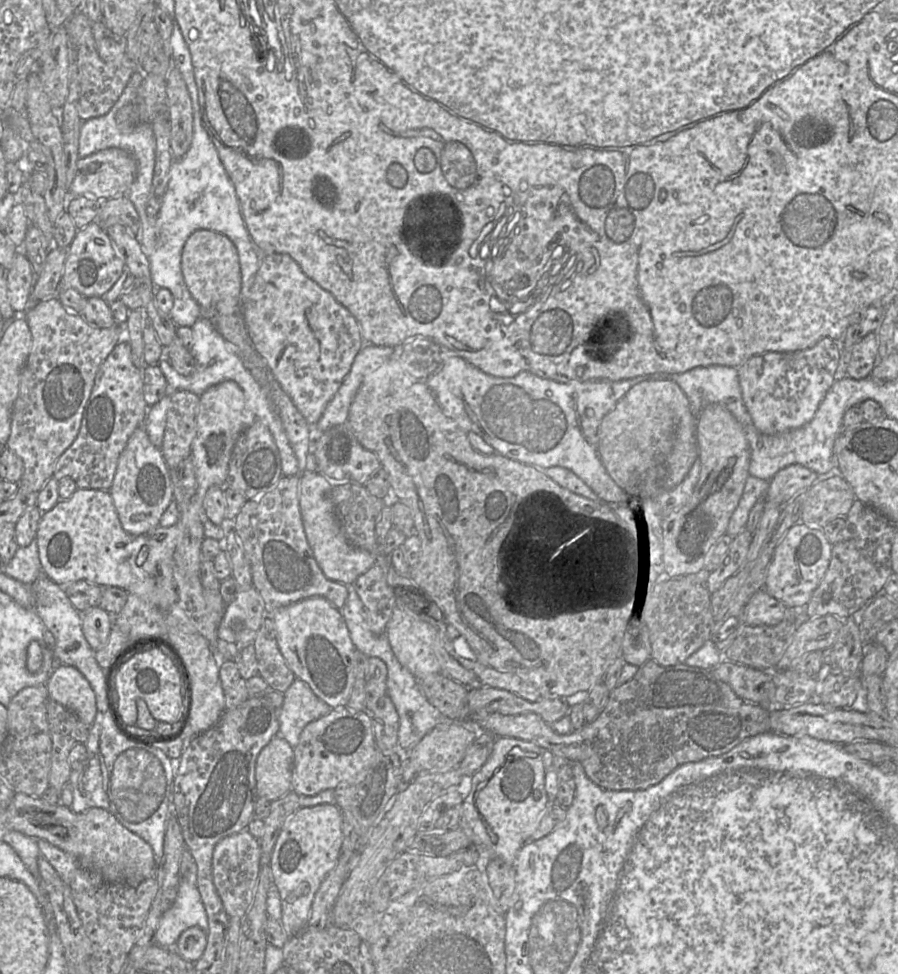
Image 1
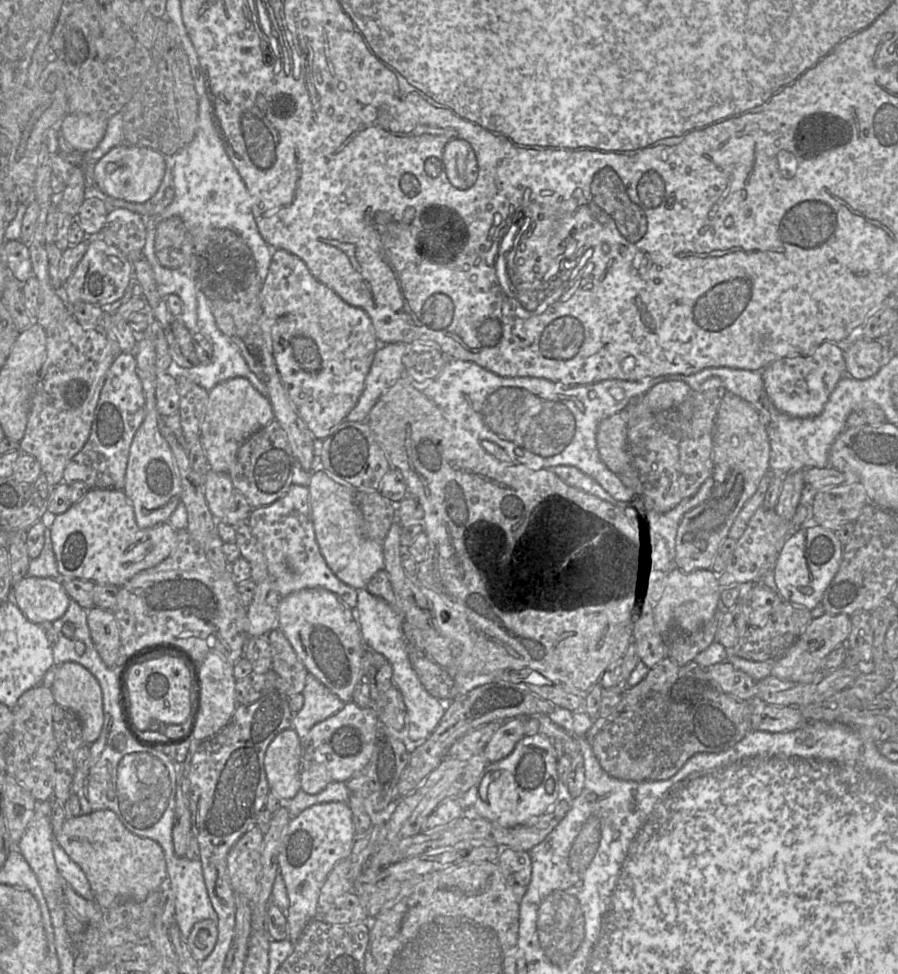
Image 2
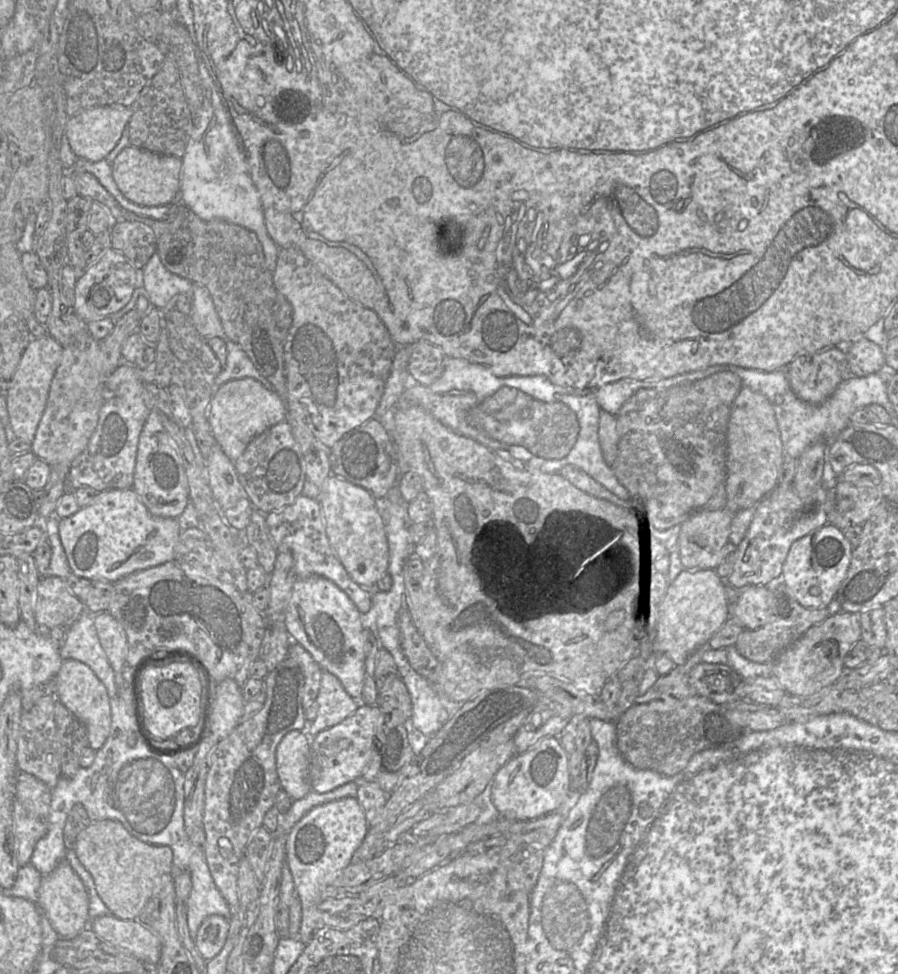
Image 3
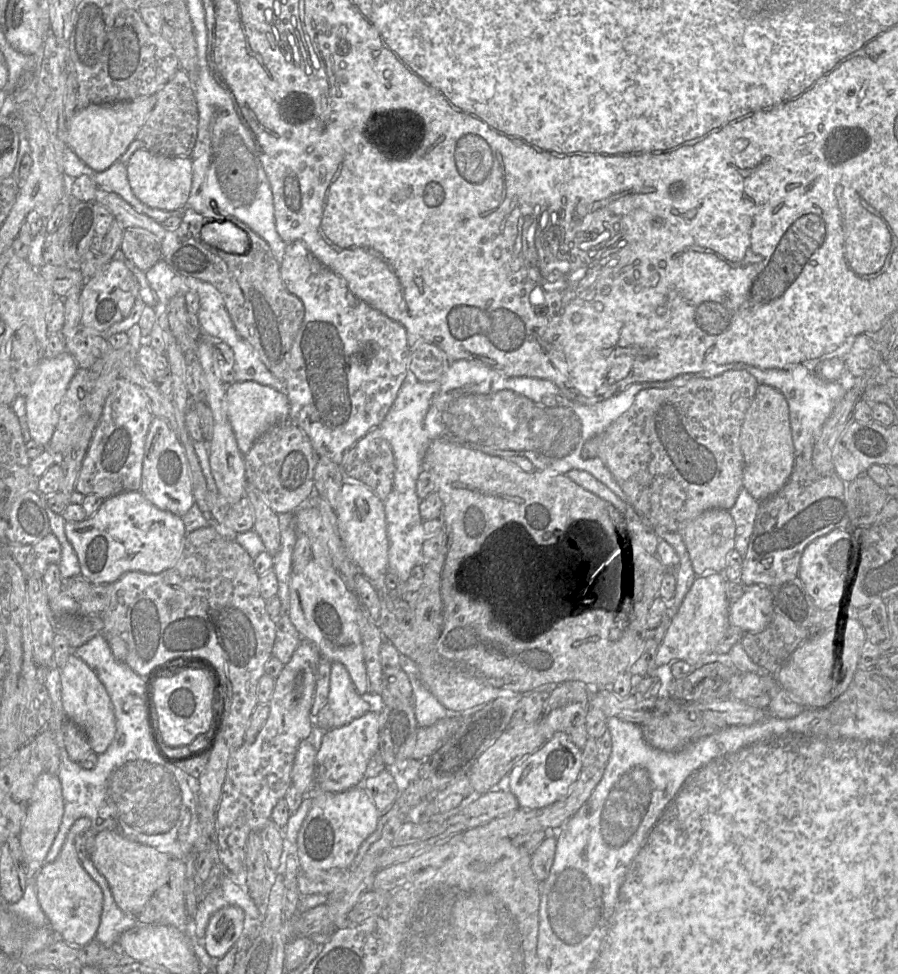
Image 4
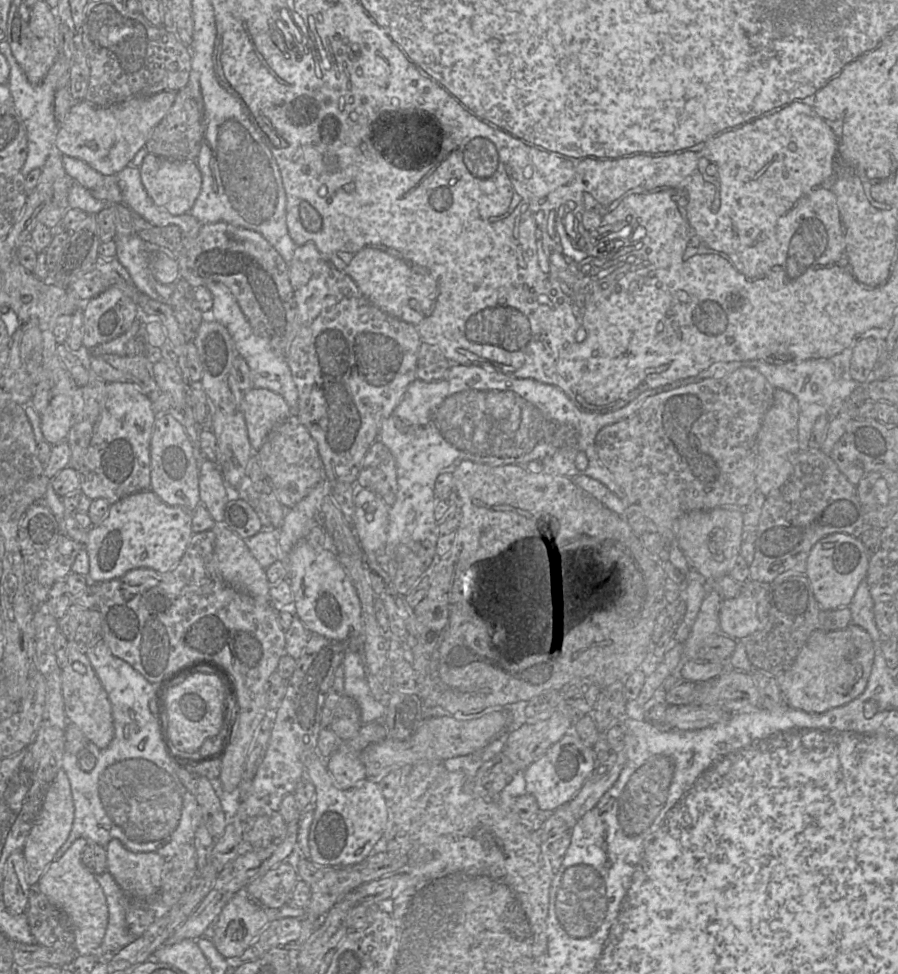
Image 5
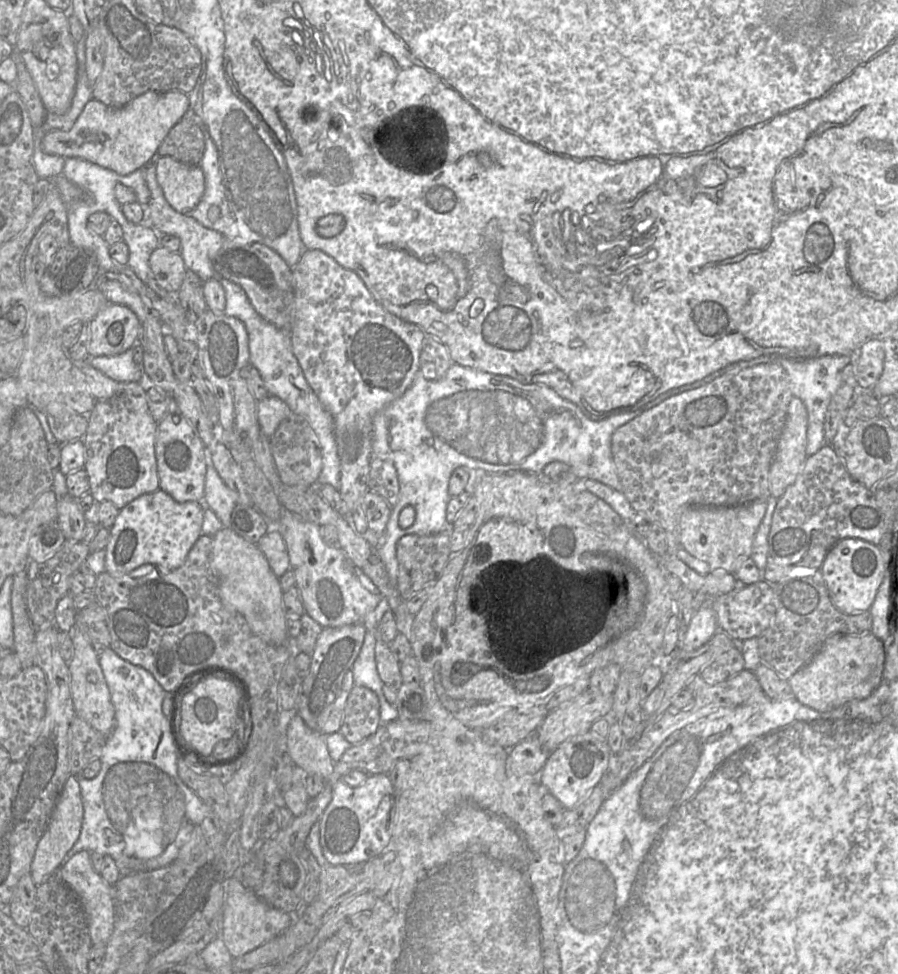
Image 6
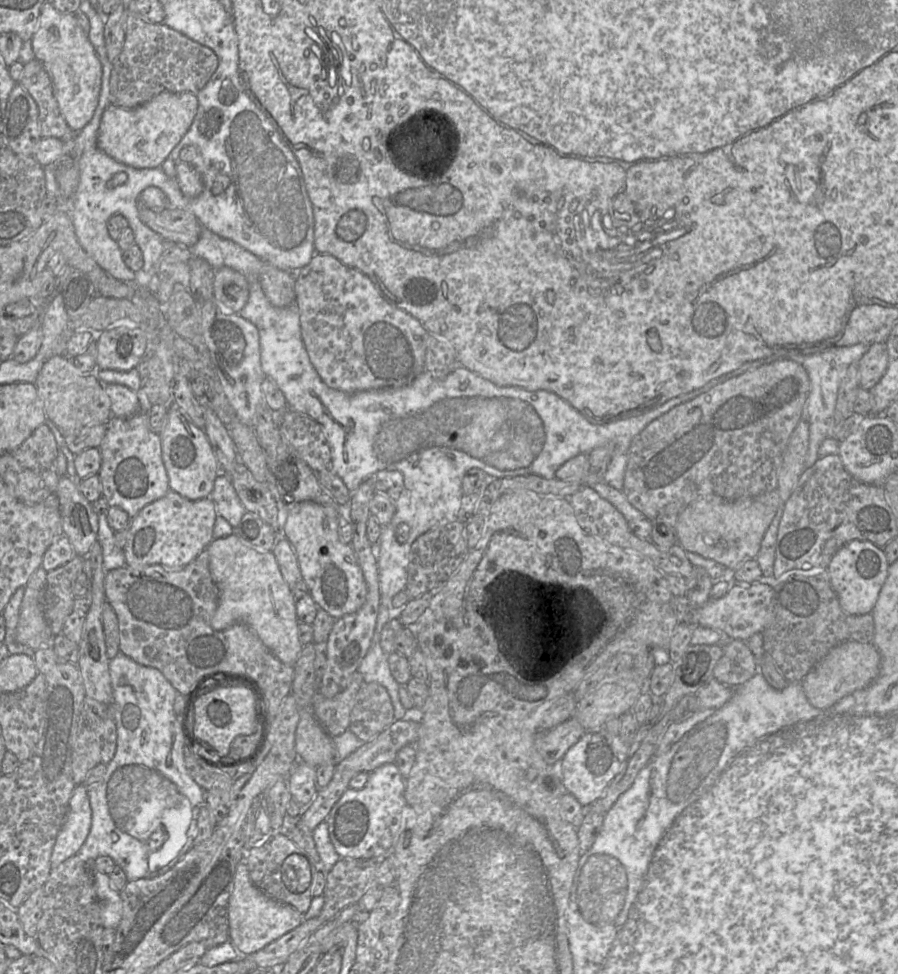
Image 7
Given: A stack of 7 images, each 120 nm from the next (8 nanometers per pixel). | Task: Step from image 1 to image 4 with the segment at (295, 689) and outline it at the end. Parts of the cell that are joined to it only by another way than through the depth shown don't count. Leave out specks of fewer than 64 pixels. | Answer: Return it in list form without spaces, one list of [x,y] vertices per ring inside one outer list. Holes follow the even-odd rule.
[[[332,662],[327,705],[333,713],[334,728],[342,727],[371,711],[371,707],[356,691],[346,667]]]

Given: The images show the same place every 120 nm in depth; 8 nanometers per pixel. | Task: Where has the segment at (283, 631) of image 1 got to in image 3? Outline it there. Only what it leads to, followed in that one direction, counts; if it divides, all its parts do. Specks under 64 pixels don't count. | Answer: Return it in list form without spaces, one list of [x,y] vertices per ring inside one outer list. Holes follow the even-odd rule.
[[[321,576],[298,578],[284,612],[284,623],[291,637],[303,646],[323,671],[336,676],[355,701],[361,701],[364,685],[364,628],[361,613],[347,594]]]

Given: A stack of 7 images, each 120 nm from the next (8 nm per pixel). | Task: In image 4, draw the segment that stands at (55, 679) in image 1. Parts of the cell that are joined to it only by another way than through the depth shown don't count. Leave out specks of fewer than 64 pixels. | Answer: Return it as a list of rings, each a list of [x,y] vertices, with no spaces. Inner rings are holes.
[[[73,652],[60,670],[61,695],[64,711],[87,735],[92,751],[104,753],[111,744],[115,732],[115,715],[110,697],[96,673]]]

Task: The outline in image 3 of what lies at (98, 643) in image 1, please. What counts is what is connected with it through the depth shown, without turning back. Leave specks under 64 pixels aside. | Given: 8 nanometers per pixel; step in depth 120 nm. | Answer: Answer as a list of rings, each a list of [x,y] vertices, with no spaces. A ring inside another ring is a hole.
[[[108,611],[94,615],[93,622],[100,644],[106,653],[115,673],[119,673],[127,665],[127,635],[120,622]]]

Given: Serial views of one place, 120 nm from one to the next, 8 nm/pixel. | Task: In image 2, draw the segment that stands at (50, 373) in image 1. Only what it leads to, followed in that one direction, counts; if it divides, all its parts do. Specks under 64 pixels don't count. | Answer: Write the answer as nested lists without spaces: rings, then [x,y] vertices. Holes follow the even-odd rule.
[[[69,316],[63,324],[50,325],[45,332],[47,357],[39,372],[25,434],[19,441],[18,450],[35,457],[40,463],[42,474],[47,482],[56,486],[63,481],[66,465],[83,448],[89,438],[107,372],[121,352],[101,329],[85,328],[73,316]]]

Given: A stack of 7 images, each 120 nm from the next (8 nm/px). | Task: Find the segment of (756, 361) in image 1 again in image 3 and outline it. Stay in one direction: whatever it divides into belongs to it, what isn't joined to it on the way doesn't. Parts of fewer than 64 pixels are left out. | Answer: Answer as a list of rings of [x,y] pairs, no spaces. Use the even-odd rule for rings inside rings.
[[[834,347],[812,356],[797,357],[783,370],[799,399],[810,404],[821,404],[848,377],[847,355]]]

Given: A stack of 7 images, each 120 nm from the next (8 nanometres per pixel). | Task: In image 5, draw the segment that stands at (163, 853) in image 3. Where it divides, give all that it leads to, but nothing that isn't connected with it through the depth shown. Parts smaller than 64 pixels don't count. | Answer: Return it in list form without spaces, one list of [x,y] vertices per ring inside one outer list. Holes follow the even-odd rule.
[[[112,839],[105,850],[107,871],[119,887],[135,901],[154,900],[166,859],[154,852],[131,852],[118,839]]]

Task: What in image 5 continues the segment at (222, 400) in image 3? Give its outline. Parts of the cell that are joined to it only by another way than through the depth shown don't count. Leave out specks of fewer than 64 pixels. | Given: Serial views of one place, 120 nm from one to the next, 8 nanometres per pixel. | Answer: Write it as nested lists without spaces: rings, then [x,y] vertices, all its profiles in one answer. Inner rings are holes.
[[[261,388],[244,394],[242,410],[253,451],[258,451],[273,428],[292,414],[281,395]]]

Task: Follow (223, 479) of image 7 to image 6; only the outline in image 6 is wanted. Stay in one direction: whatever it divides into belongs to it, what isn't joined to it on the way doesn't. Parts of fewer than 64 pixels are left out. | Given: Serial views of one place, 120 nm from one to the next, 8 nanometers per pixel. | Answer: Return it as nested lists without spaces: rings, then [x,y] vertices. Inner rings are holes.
[[[205,447],[206,476],[204,497],[200,502],[204,509],[211,509],[221,521],[223,527],[230,528],[231,514],[238,504],[238,497],[217,473],[209,449]]]

